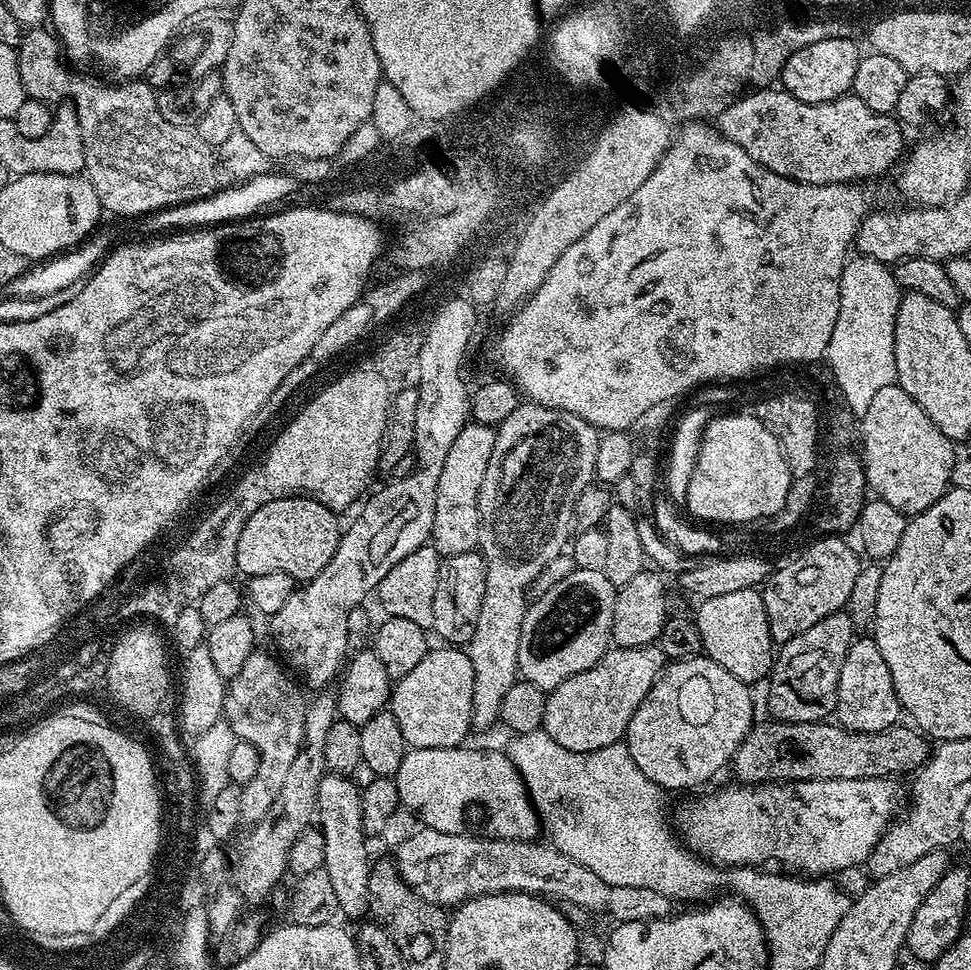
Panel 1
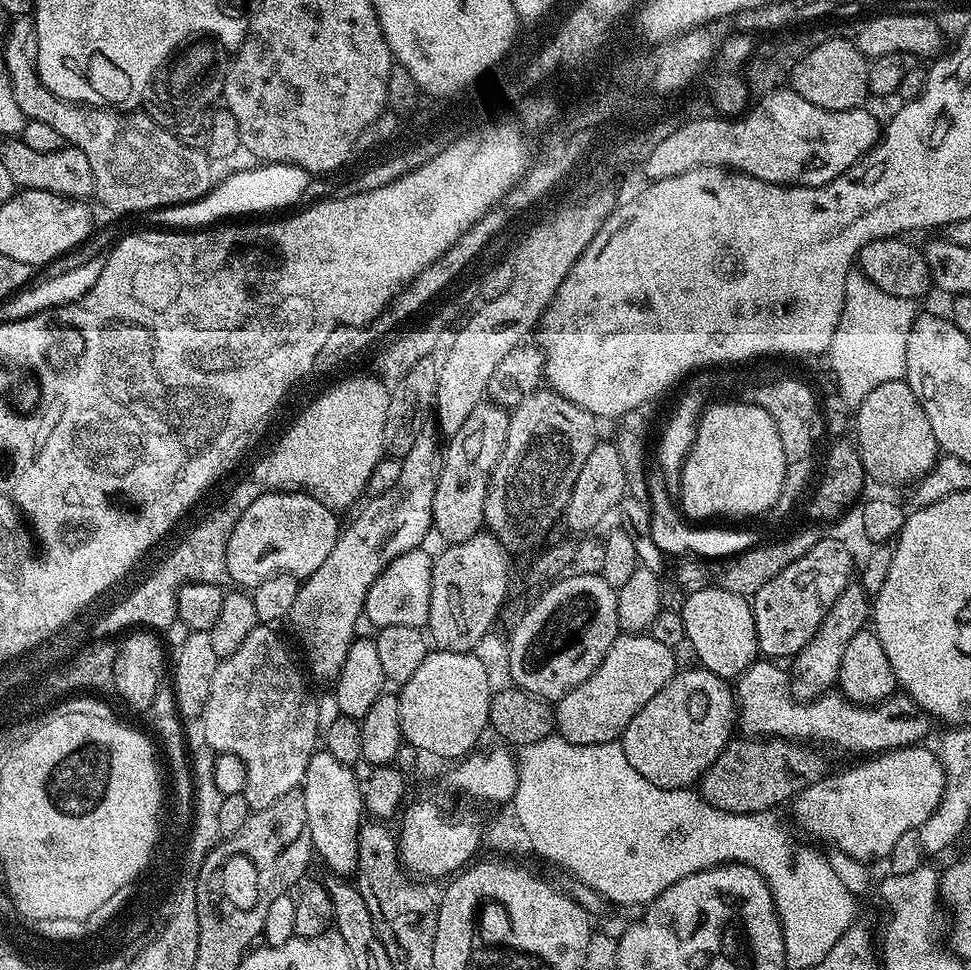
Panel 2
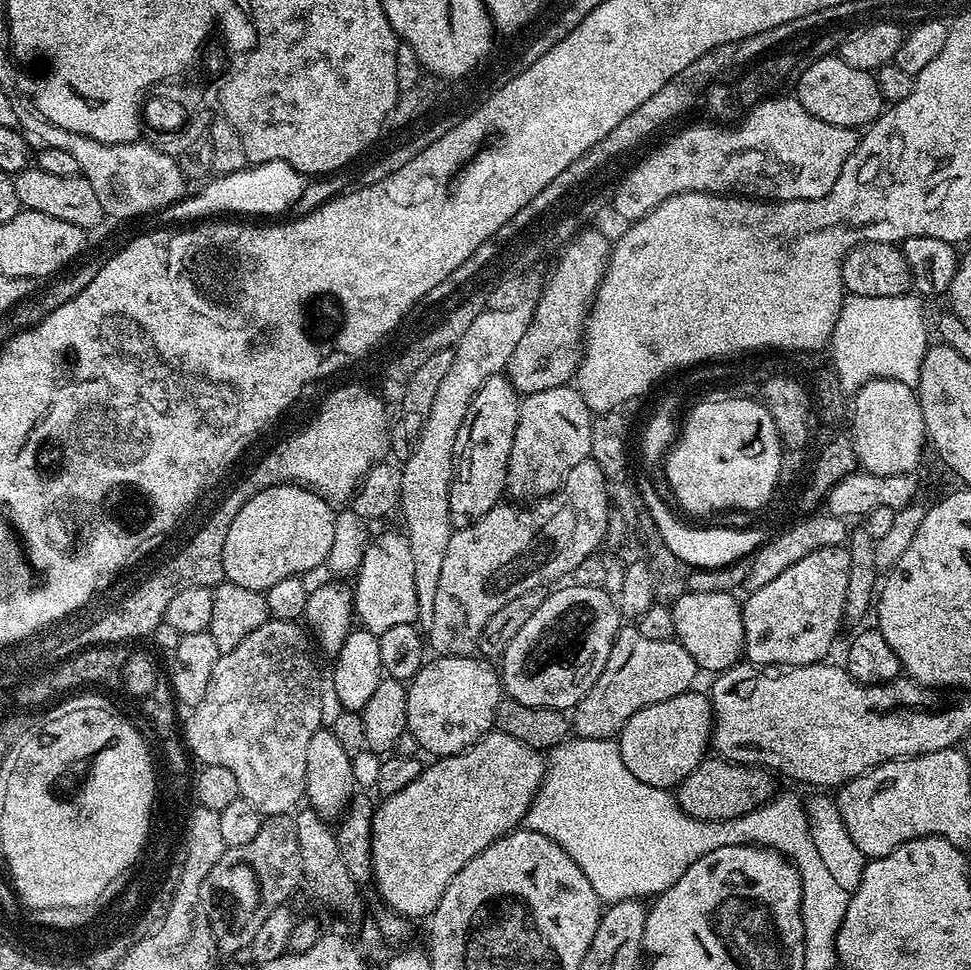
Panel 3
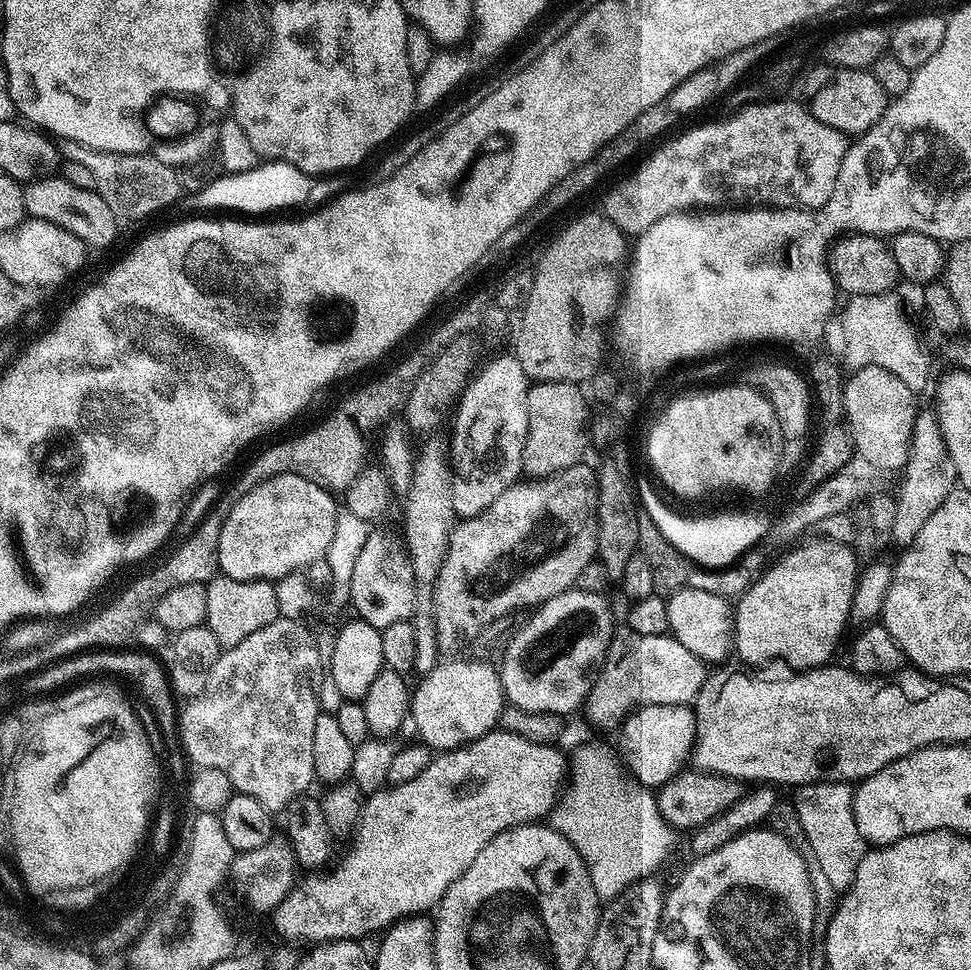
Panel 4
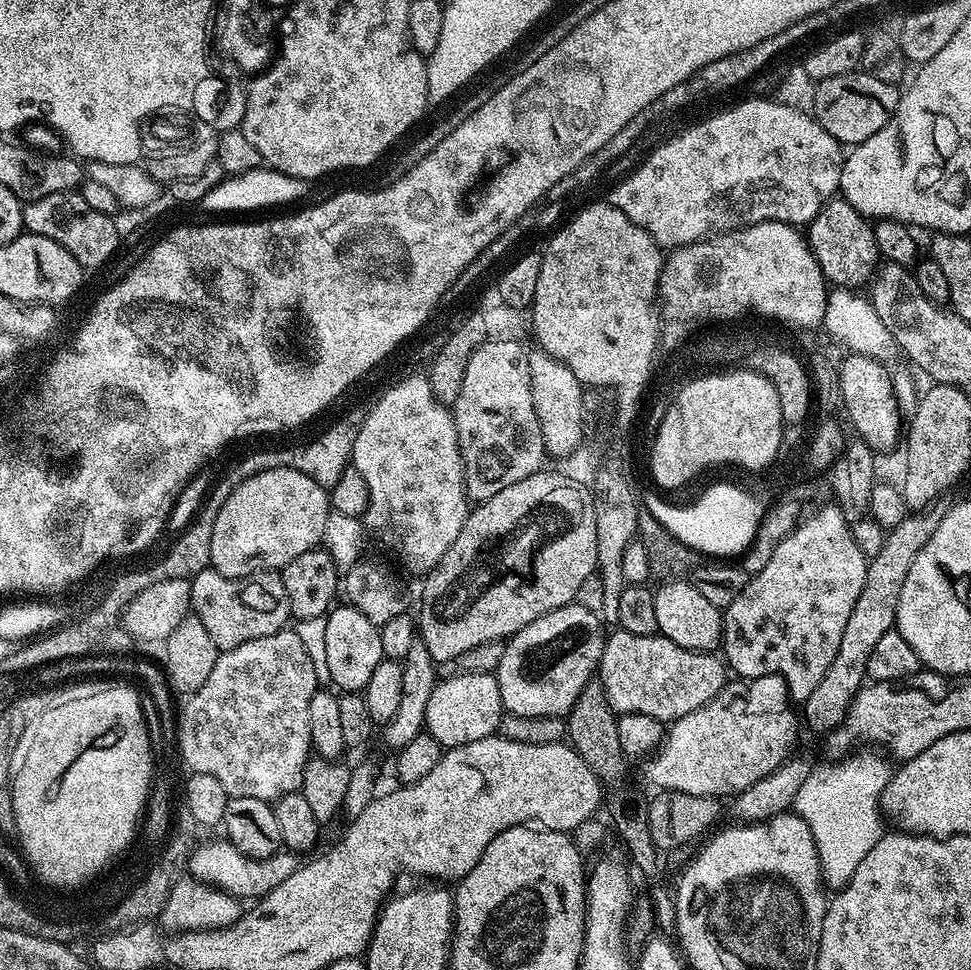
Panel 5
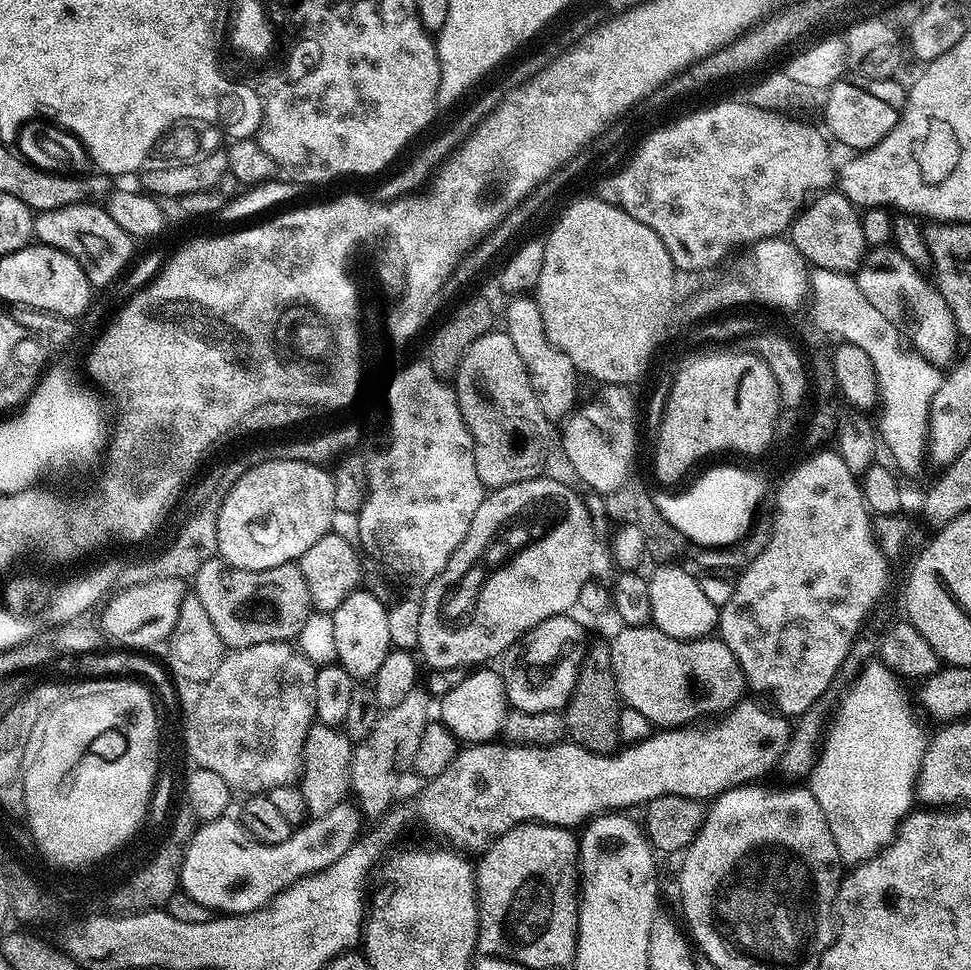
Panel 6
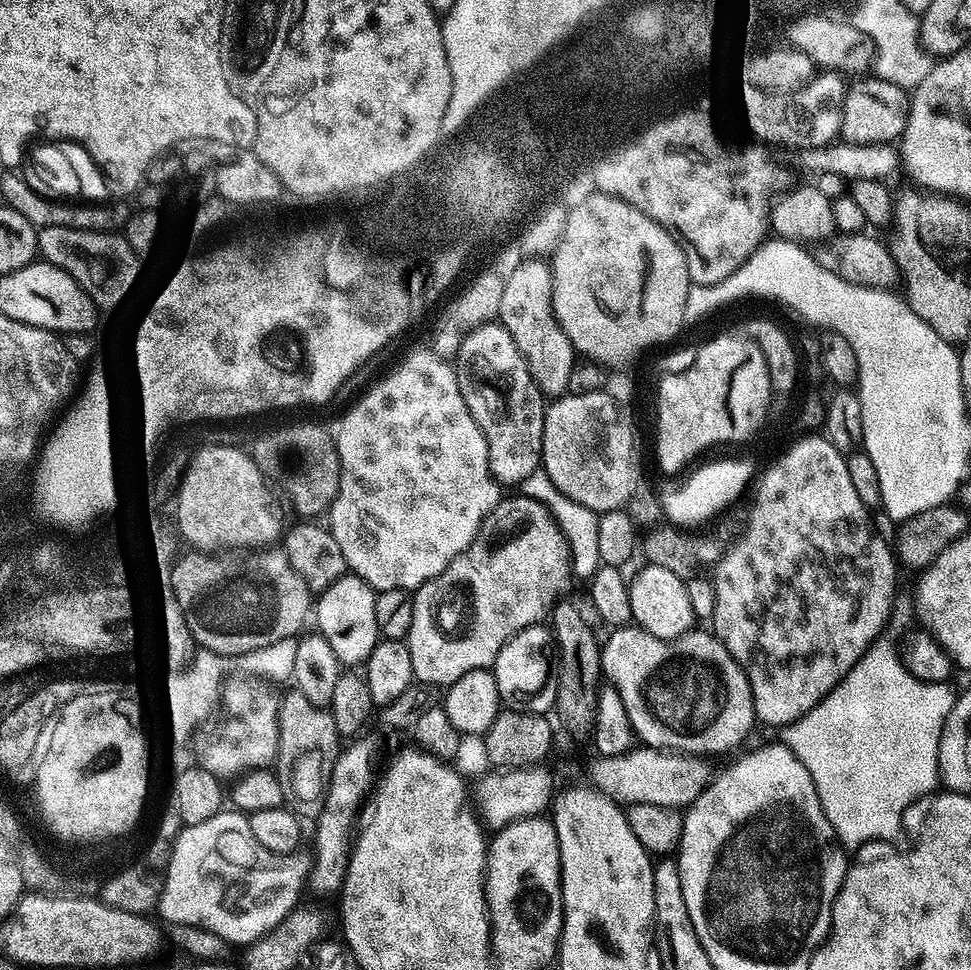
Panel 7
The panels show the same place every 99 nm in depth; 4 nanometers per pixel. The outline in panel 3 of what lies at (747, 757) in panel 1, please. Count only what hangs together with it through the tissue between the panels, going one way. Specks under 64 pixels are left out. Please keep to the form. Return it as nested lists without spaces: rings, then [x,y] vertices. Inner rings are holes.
[[[706,758],[675,789],[680,808],[699,820],[729,820],[750,814],[777,795],[777,777],[767,768],[734,764],[723,758]]]

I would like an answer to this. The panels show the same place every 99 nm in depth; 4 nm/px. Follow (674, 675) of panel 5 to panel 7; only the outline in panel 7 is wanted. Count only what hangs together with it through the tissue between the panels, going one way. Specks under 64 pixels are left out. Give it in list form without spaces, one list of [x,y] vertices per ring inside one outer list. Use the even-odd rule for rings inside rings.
[[[625,626],[607,633],[600,650],[602,676],[618,690],[622,706],[630,718],[641,745],[661,750],[675,750],[701,758],[713,758],[719,752],[736,748],[752,732],[757,723],[750,682],[711,631],[693,630],[677,640],[663,640],[639,626]]]

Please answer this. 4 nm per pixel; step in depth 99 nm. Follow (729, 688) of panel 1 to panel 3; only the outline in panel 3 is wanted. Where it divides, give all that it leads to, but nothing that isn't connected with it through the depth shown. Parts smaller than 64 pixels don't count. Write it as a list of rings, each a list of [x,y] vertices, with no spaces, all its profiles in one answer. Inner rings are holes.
[[[689,690],[678,694],[674,698],[666,698],[649,708],[638,710],[626,722],[626,726],[620,731],[618,743],[620,745],[620,757],[626,762],[626,770],[638,778],[638,782],[646,782],[646,786],[658,786],[659,788],[675,789],[689,776],[701,762],[706,759],[712,738],[712,701],[697,690]]]

